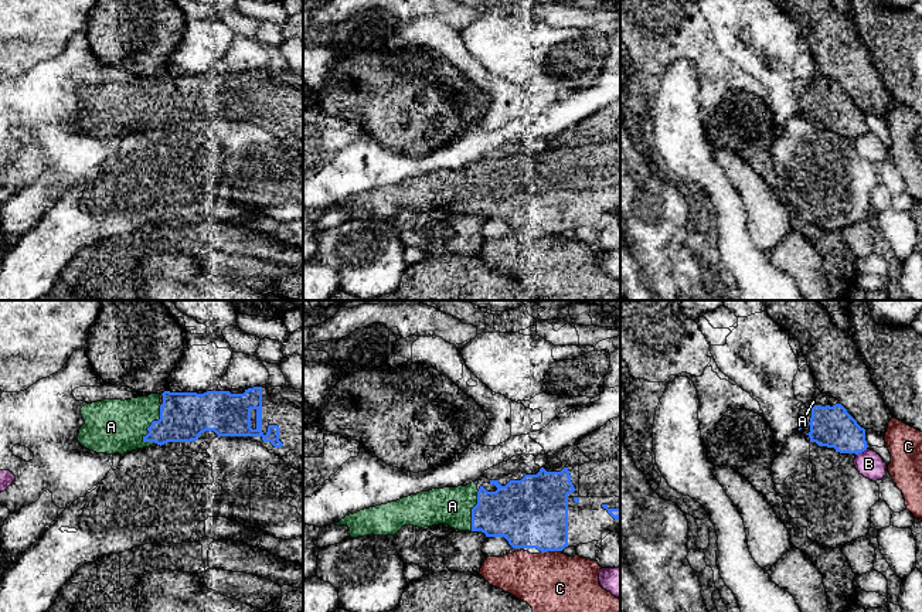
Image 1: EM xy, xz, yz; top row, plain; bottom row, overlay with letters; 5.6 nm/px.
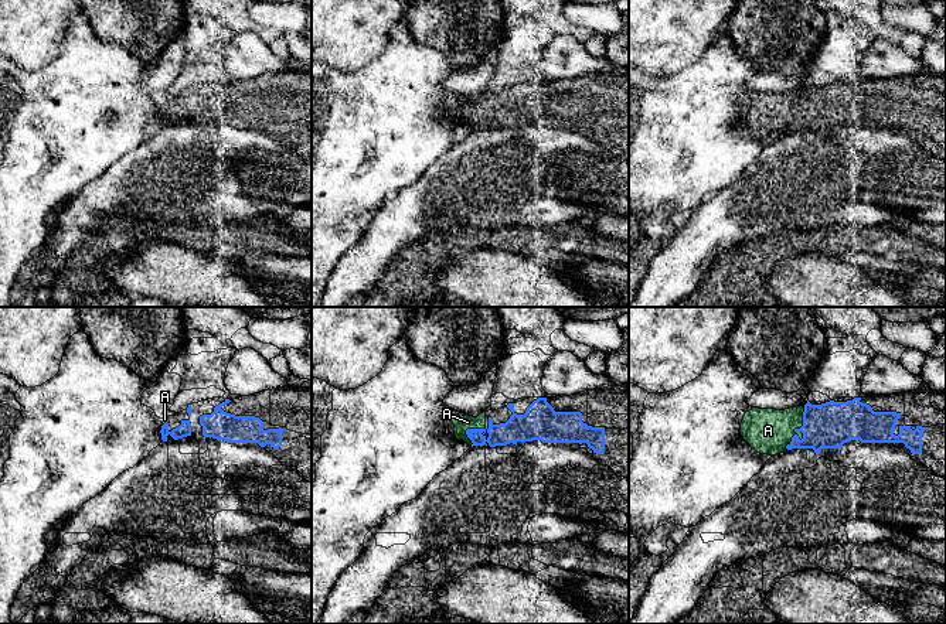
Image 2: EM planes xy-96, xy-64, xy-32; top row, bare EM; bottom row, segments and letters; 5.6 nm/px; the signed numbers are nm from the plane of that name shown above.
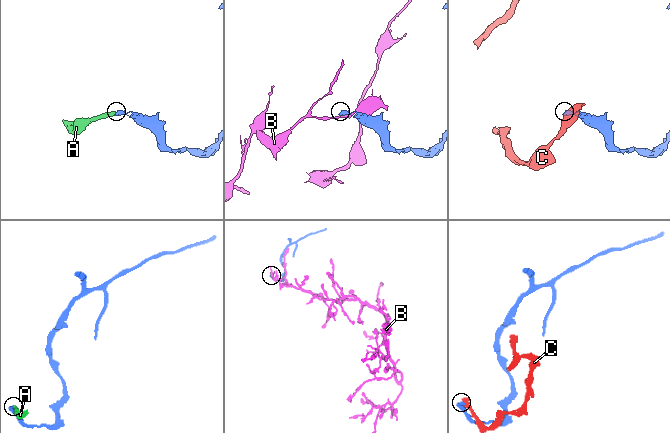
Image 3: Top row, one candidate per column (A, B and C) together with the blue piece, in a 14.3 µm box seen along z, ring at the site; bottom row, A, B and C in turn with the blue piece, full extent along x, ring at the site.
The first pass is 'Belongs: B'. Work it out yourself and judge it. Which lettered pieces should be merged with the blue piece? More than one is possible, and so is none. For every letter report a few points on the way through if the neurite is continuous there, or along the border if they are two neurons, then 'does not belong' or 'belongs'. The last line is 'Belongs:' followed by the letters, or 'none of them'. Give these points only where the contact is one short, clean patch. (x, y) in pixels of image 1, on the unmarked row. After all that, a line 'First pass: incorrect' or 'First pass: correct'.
A: runs through xy (183, 98), (169, 105), (152, 105), (111, 109); belongs
B: does not belong
C: does not belong
Belongs: A
First pass: incorrect

